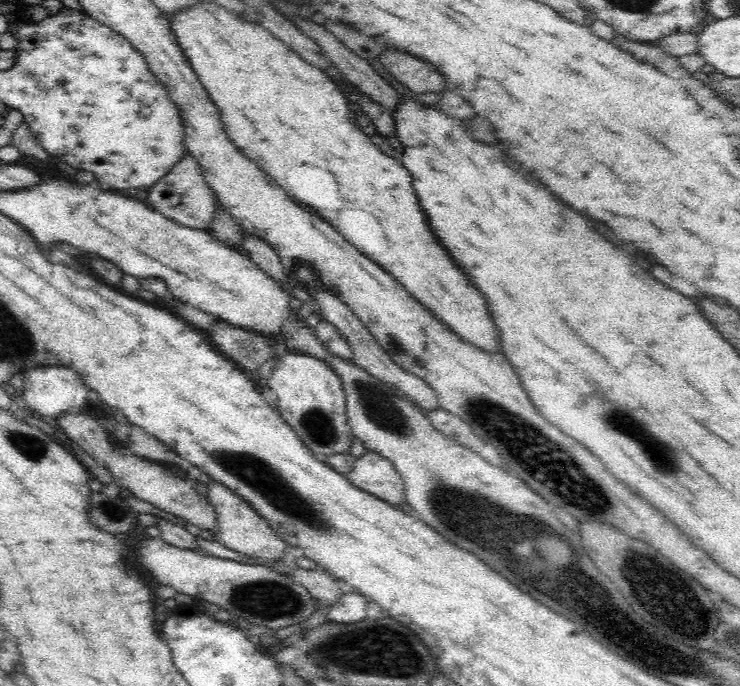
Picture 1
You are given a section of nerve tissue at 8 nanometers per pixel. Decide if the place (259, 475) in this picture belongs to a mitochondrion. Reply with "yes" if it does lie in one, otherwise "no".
yes

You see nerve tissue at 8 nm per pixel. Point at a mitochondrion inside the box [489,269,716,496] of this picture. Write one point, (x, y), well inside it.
(663, 460)

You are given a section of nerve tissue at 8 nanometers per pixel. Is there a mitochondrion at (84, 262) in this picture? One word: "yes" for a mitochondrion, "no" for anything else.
no

